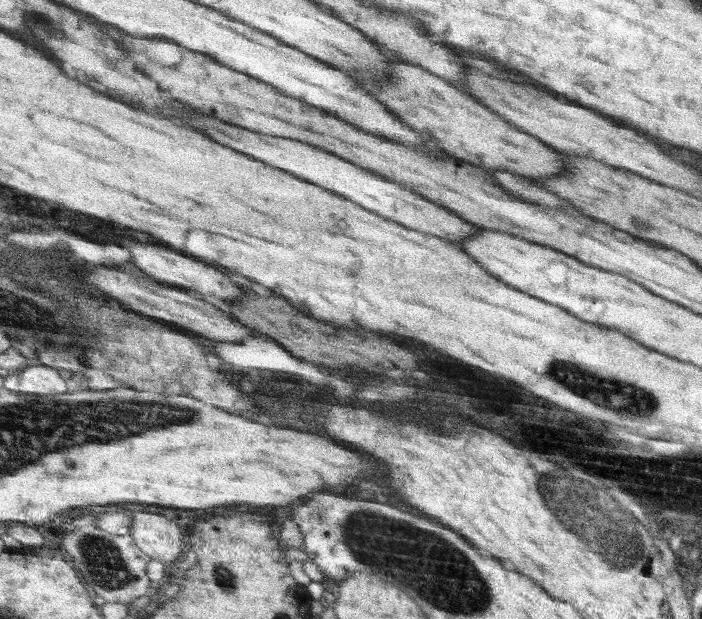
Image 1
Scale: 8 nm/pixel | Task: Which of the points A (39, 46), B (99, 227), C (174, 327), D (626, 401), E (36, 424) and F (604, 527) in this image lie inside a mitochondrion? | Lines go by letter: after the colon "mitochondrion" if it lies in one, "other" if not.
A: other
B: other
C: other
D: mitochondrion
E: mitochondrion
F: mitochondrion

